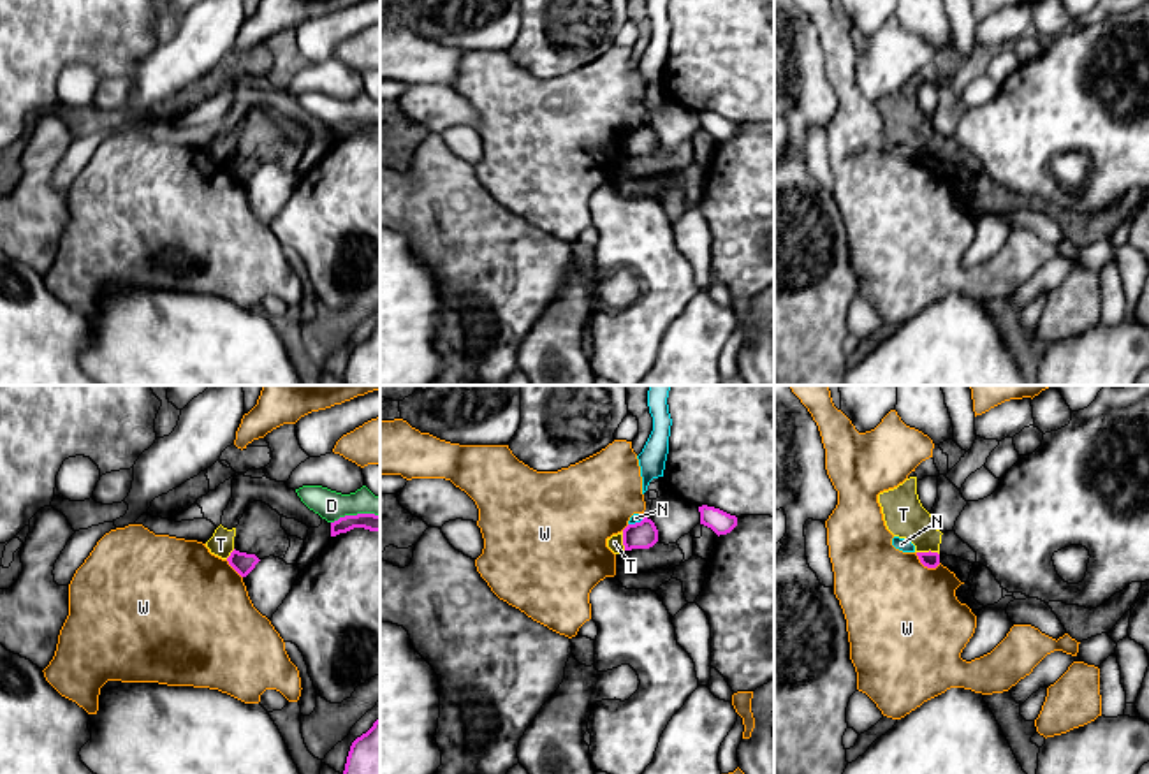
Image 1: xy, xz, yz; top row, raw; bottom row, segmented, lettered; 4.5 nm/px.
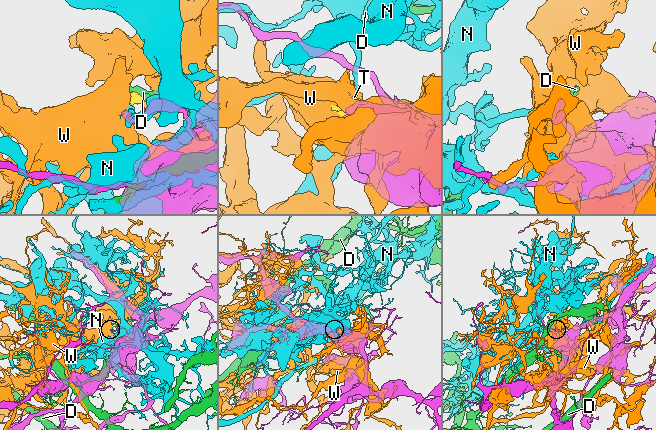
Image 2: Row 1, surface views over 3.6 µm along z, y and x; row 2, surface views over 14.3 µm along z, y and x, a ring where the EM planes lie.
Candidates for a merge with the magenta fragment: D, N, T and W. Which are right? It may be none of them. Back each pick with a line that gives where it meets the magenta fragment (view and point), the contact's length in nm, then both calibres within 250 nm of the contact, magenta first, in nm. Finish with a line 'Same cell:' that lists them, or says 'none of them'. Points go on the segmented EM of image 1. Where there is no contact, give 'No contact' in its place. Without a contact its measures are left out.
Same cell: none of them

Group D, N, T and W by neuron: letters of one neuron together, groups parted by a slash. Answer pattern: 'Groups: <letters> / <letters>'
Groups: D / N / T / W

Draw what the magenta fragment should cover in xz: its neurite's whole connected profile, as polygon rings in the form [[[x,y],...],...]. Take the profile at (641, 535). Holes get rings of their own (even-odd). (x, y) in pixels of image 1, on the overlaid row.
[[[644,517],[640,522],[628,524],[623,529],[625,551],[632,549],[649,549],[658,542],[658,529],[655,522]]]

